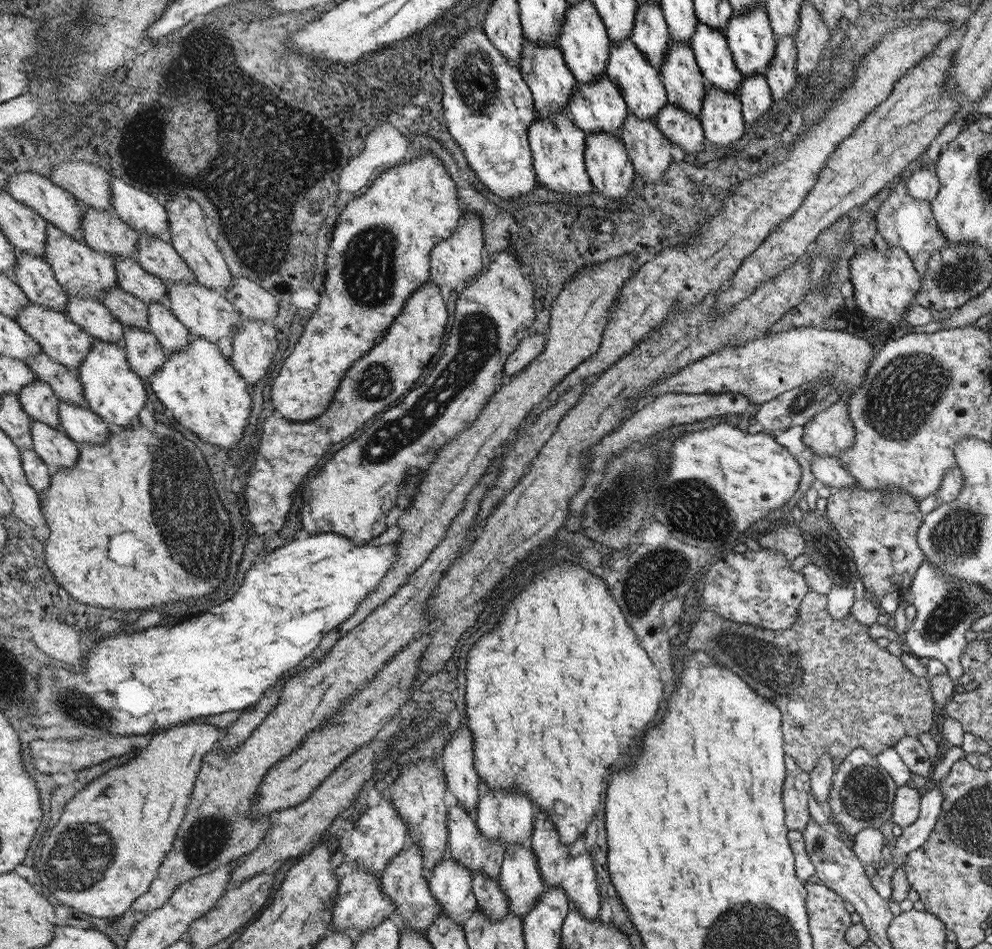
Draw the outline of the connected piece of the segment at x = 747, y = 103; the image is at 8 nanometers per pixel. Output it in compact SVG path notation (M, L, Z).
M761 74L743 76L741 88L737 92L739 92L741 110L745 112L747 126L755 124L771 106L773 96L769 96L769 82L765 82Z

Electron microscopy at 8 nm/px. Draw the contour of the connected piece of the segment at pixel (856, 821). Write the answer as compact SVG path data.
M855 748L849 756L835 768L833 784L829 788L827 810L833 816L839 832L849 834L853 840L863 828L881 828L893 816L893 802L897 784L891 780L887 770L881 768L875 756L871 756L865 748Z

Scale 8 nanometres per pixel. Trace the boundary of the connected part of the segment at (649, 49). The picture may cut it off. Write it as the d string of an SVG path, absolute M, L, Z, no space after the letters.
M639 2L631 40L649 60L649 64L659 72L667 56L671 38L661 6L657 2Z

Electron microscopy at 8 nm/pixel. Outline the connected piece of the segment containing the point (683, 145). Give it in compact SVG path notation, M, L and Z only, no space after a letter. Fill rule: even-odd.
M669 102L657 114L657 128L661 134L665 134L665 140L689 154L701 156L701 152L707 148L705 130L701 128L699 120L681 112L681 108L671 106Z

